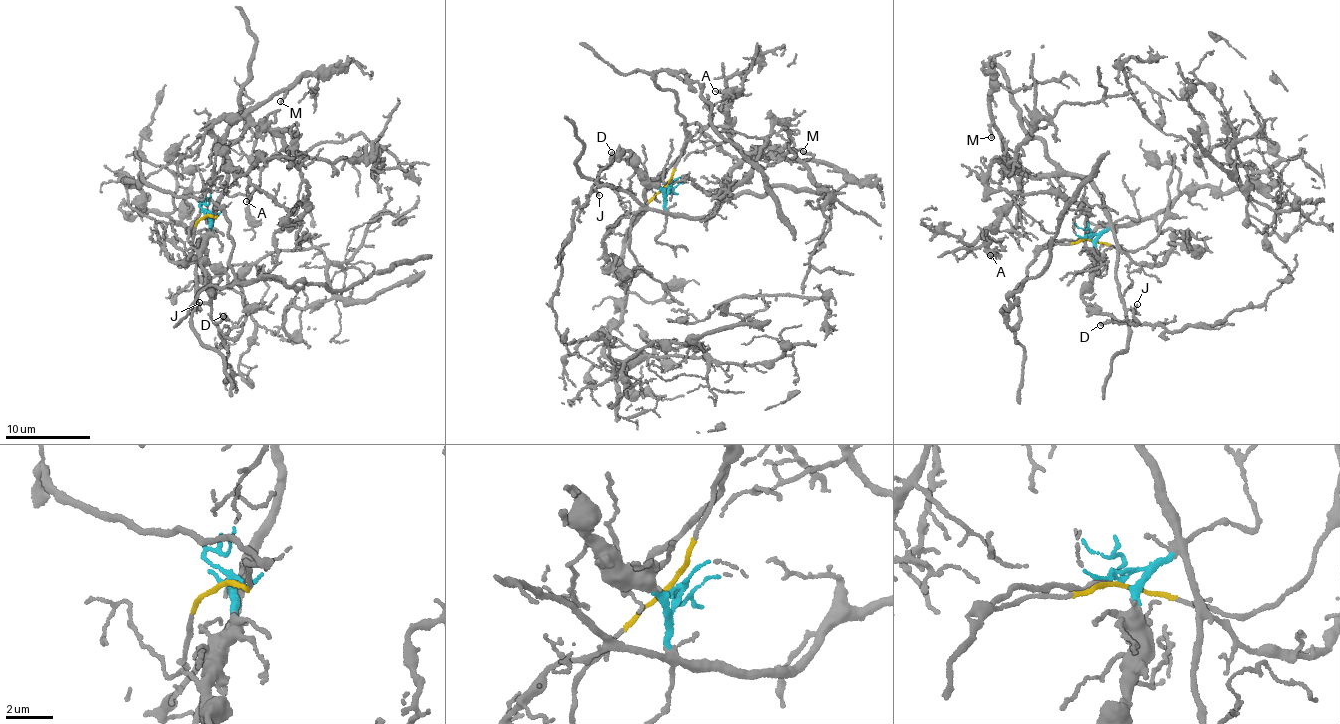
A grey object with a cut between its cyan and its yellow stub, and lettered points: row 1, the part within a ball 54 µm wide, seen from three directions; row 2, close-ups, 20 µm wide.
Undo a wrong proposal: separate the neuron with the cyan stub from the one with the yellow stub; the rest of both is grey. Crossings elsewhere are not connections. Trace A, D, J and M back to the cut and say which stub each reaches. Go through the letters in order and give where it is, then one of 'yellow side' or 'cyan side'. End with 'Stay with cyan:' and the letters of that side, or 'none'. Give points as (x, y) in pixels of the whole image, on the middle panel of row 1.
A: at (715, 91); cyan side
D: at (611, 152); cyan side
J: at (599, 195); cyan side
M: at (803, 151); cyan side
Stay with cyan: A, D, J, M

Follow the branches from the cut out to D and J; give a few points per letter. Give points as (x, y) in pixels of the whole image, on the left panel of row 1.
D: (205, 214), (211, 219), (211, 237), (200, 264), (212, 293), (209, 314), (213, 320), (223, 319), (223, 315)
J: (205, 214), (211, 222), (198, 262), (199, 302)

